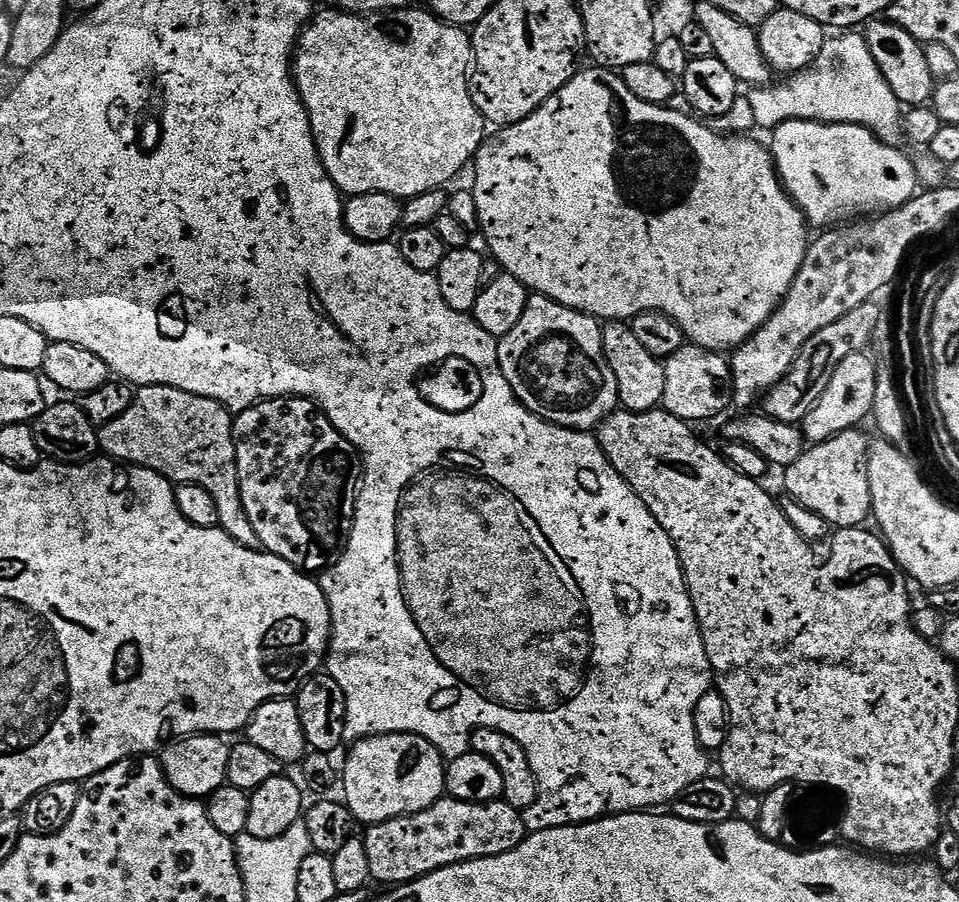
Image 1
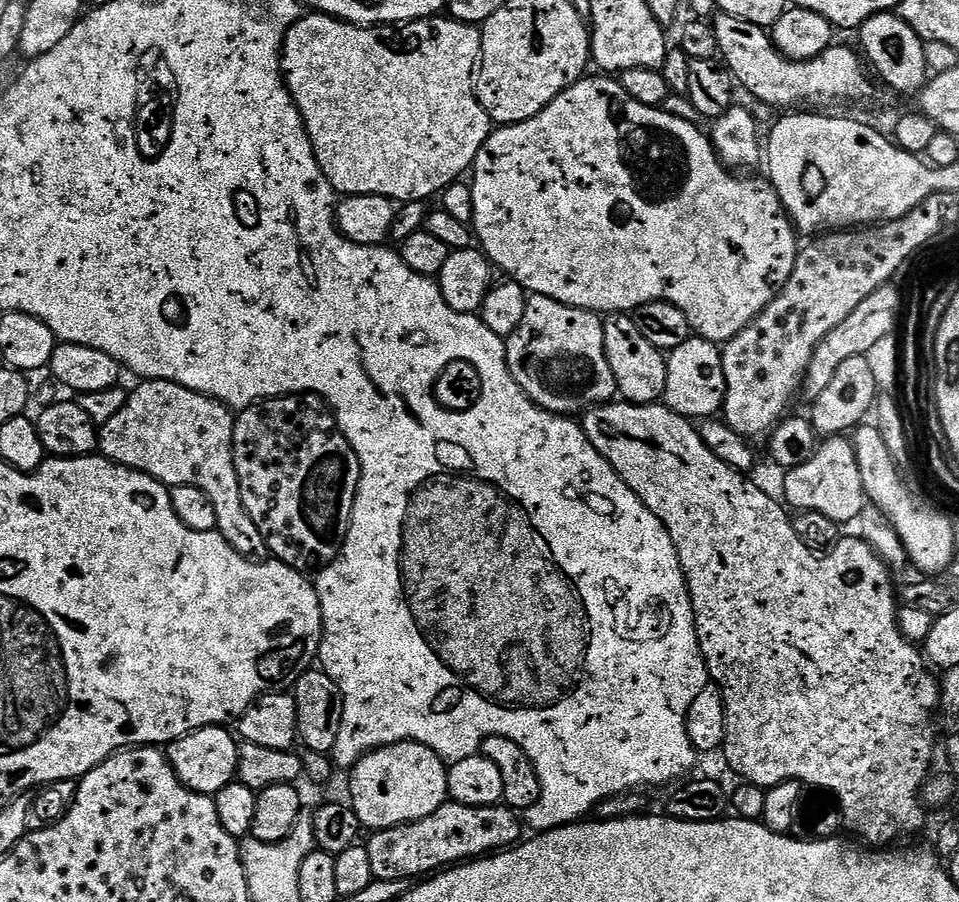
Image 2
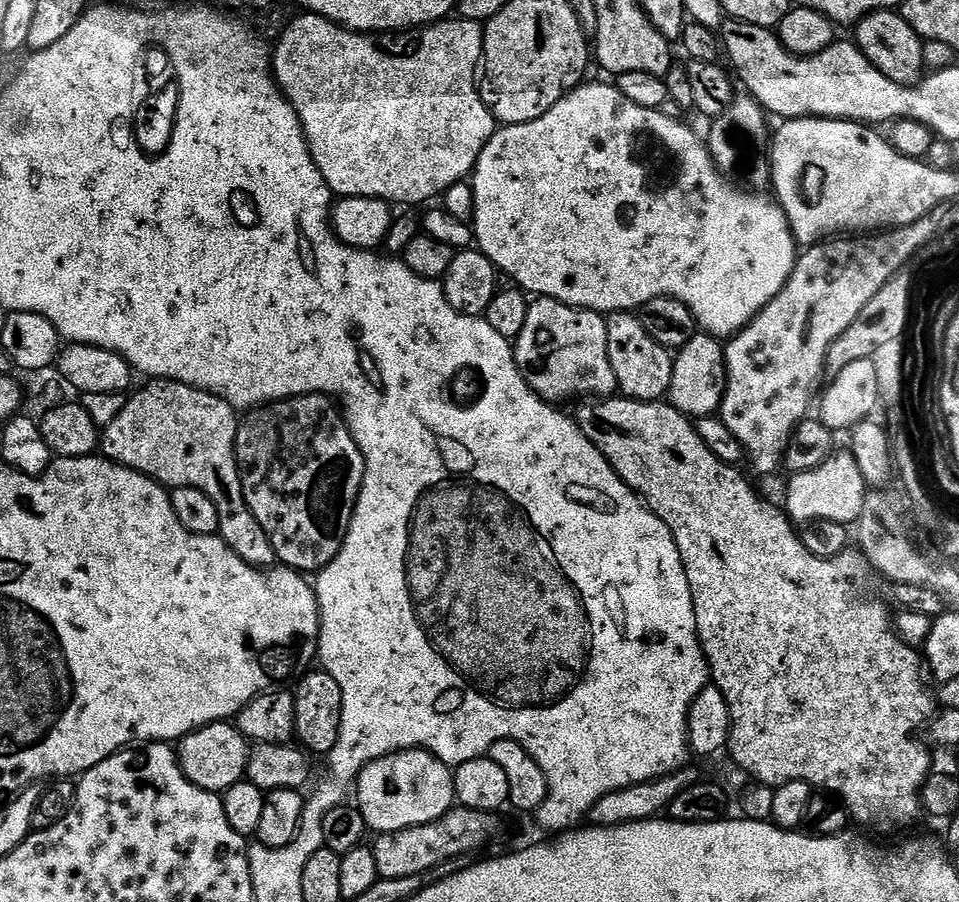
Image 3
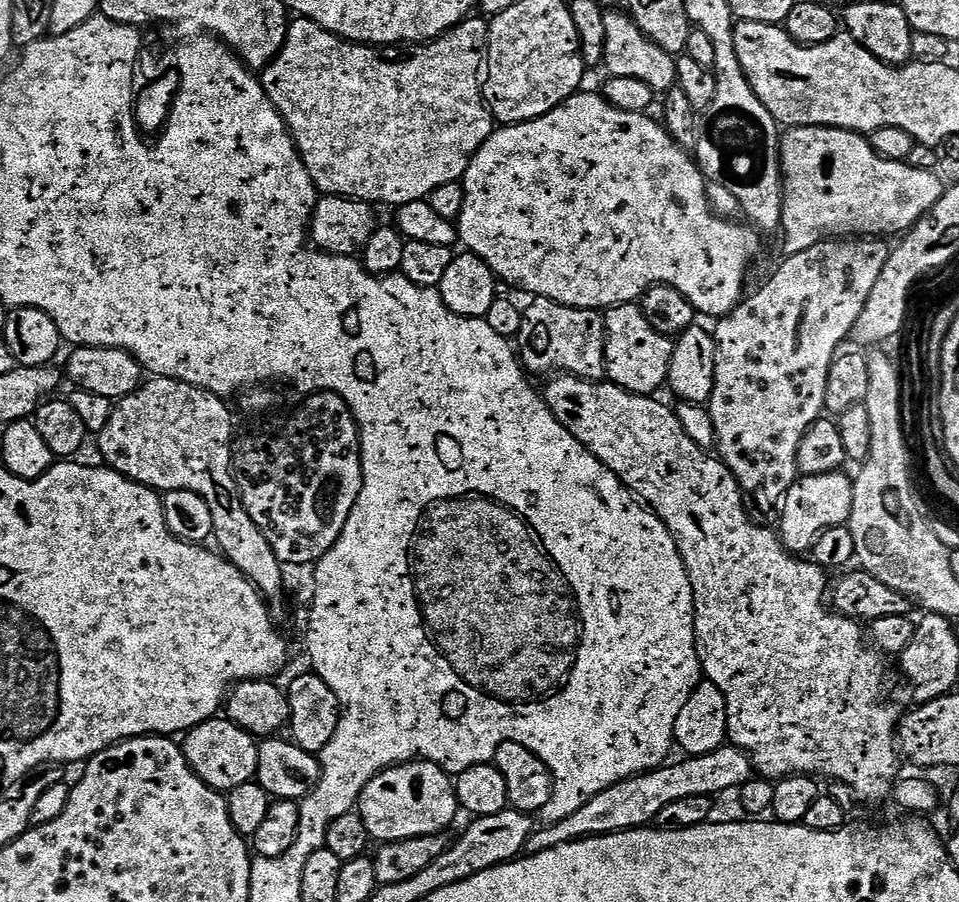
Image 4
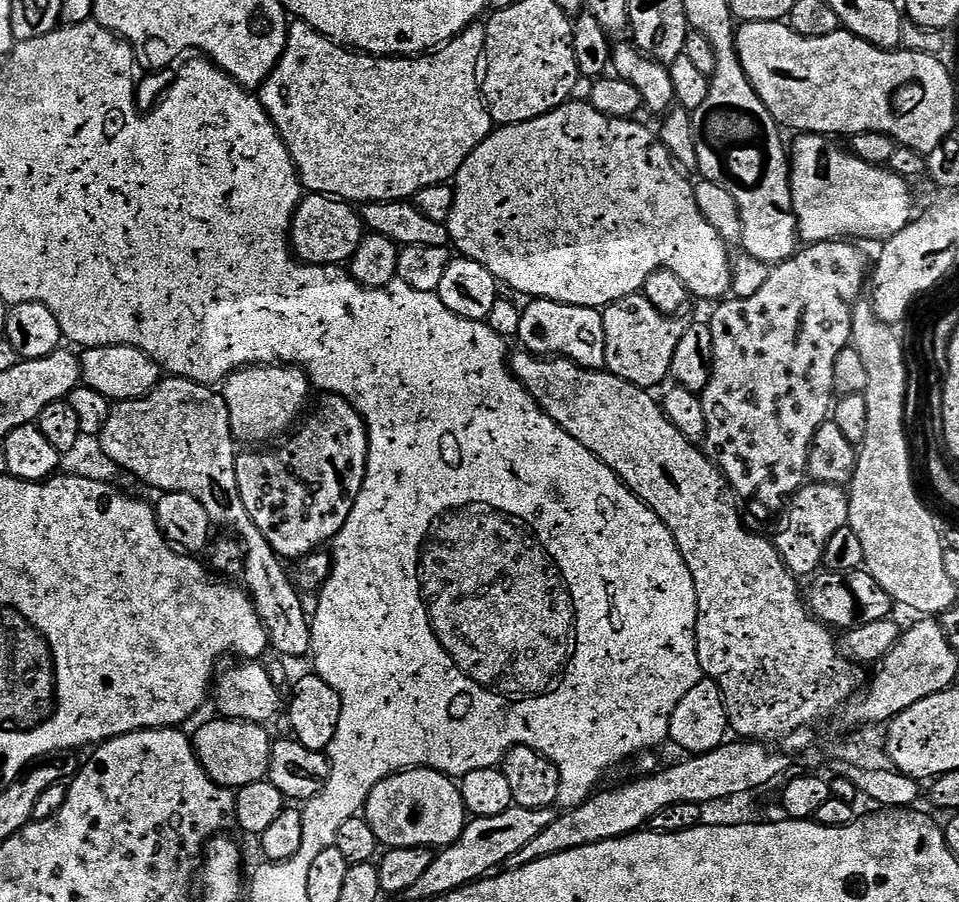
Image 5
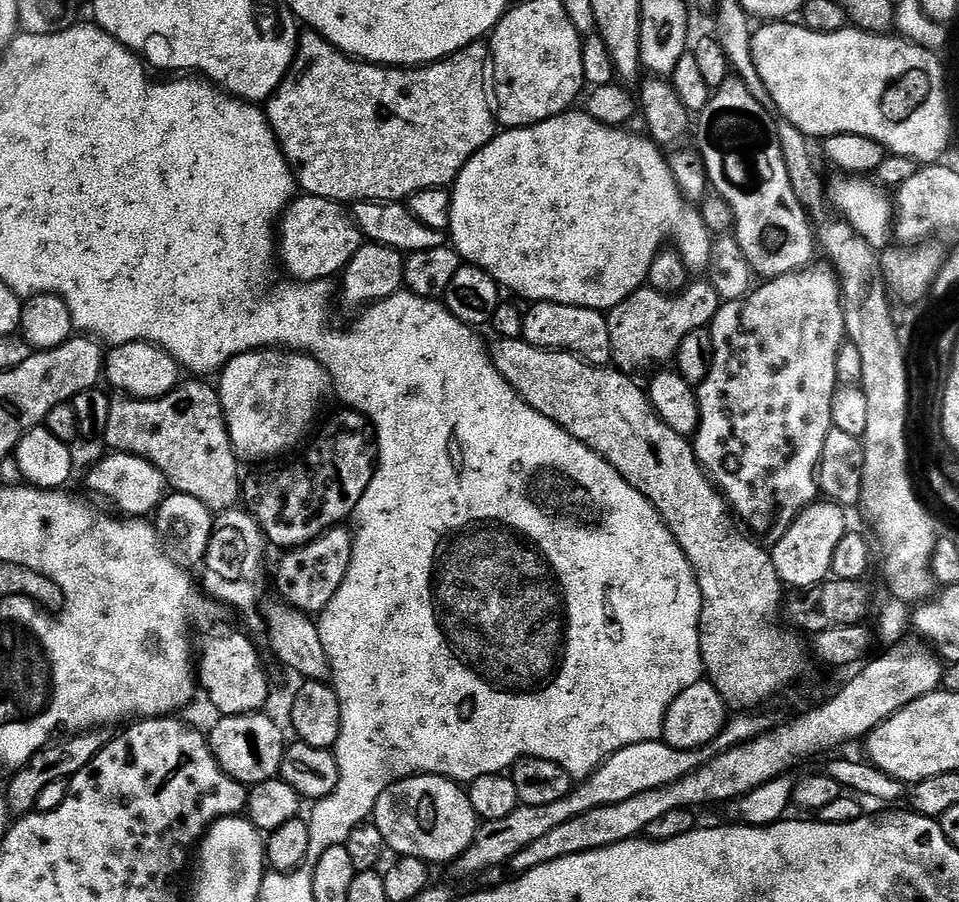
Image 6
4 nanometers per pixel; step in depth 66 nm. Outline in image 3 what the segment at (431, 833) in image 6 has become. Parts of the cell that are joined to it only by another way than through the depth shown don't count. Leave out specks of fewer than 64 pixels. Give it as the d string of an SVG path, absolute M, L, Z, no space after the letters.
M411 748L405 752L392 752L389 756L383 756L374 762L370 762L361 770L354 785L357 800L355 800L355 803L373 833L383 834L422 826L442 818L447 812L452 811L457 803L456 787L452 781L453 775L453 769L449 765L443 764L437 756L425 752L423 748Z

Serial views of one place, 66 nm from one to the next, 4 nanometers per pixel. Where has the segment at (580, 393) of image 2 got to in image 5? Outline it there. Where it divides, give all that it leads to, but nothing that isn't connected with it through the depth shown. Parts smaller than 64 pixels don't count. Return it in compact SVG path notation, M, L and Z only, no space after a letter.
M533 299L529 308L525 307L520 314L519 343L527 351L535 356L547 356L549 358L567 358L583 368L604 368L606 358L606 334L604 333L603 315L595 308L583 308L582 306L570 306L553 300Z

